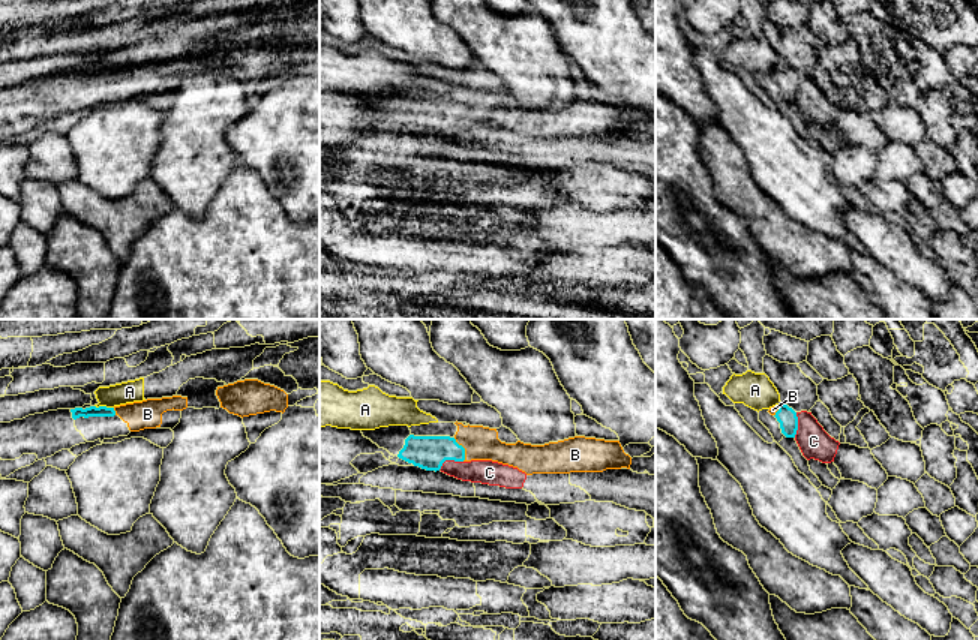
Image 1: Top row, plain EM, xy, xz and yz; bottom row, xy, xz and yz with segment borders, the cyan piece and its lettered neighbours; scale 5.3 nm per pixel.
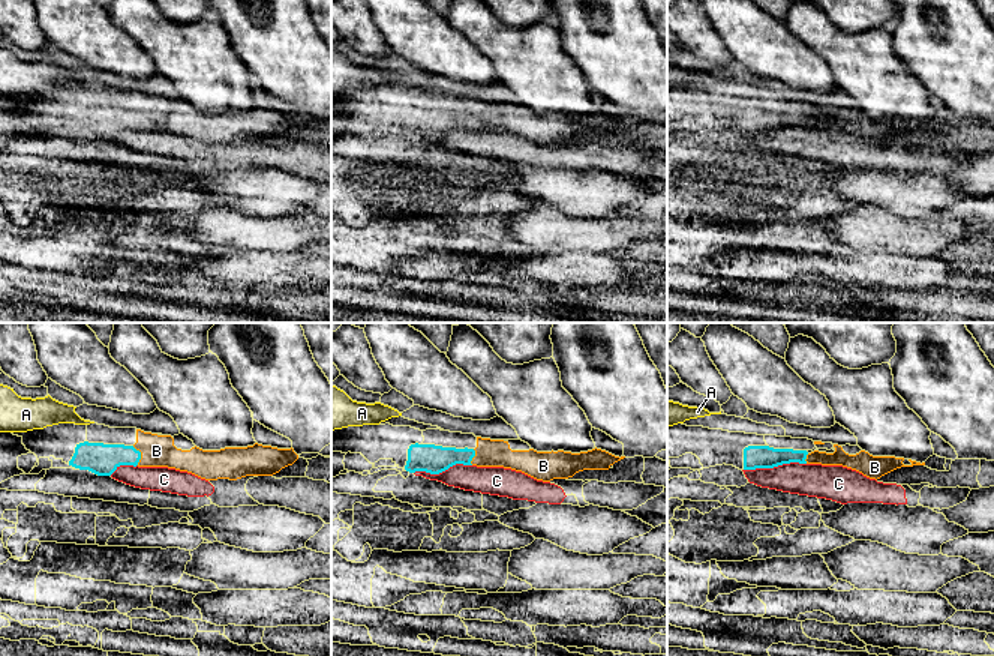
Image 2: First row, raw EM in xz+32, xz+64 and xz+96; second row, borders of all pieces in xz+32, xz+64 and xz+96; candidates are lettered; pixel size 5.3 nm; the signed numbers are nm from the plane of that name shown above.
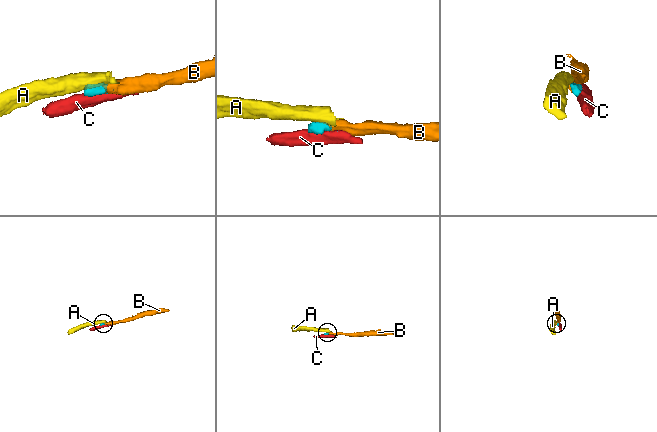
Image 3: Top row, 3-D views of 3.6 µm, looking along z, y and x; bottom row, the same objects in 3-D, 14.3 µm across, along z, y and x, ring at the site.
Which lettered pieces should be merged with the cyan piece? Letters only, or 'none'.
B

